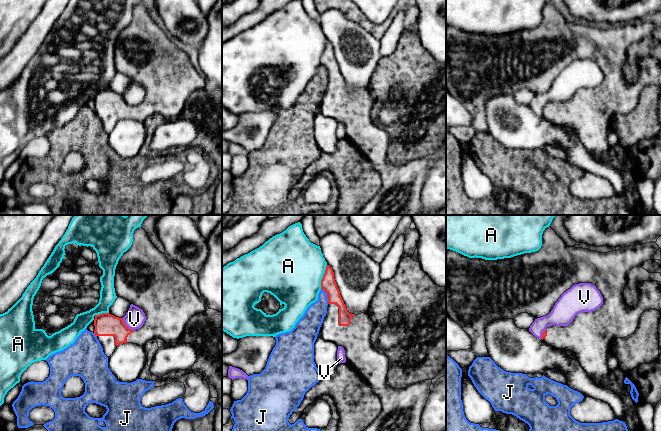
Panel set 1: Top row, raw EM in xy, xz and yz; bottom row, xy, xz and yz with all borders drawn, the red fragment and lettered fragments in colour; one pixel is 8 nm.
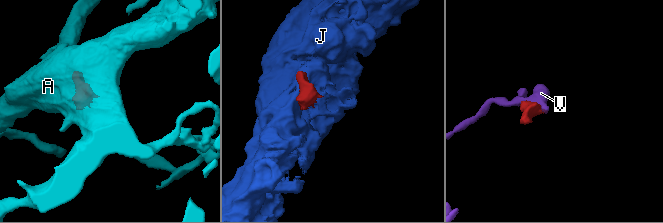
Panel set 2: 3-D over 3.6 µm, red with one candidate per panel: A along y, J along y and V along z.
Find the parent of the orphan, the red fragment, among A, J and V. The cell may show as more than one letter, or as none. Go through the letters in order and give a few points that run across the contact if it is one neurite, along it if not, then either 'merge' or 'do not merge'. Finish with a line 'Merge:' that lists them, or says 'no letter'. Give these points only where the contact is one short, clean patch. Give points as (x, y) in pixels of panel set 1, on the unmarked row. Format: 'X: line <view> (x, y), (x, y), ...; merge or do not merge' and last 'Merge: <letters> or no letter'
A: do not merge
J: do not merge
V: line xy (121, 94), (133, 106); do not merge
Merge: no letter

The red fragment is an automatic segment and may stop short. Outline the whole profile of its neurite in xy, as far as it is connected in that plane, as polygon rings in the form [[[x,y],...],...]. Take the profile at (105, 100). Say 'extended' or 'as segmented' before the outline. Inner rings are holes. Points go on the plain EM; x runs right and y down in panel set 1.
extended; [[[142,3],[134,6],[131,23],[118,37],[115,45],[114,64],[117,73],[123,73],[130,80],[142,85],[146,96],[141,104],[132,106],[124,100],[122,94],[109,89],[95,91],[94,96],[86,105],[95,110],[107,133],[110,133],[117,122],[123,119],[144,122],[154,114],[160,114],[165,119],[180,117],[189,95],[209,85],[202,73],[194,68],[190,56],[153,21]]]

